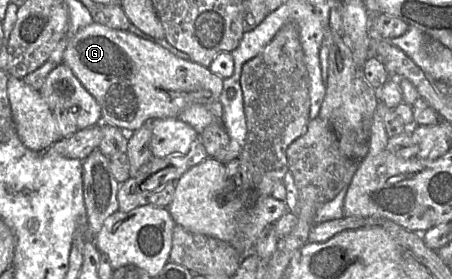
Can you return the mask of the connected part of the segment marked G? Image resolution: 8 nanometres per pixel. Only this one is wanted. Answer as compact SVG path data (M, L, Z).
M96 22L79 29L69 39L62 60L98 102L101 122L114 125L126 133L131 133L154 119L178 118L179 114L192 104L206 105L218 101L222 91L223 78L207 67L177 57L159 44L128 30L111 29Z

